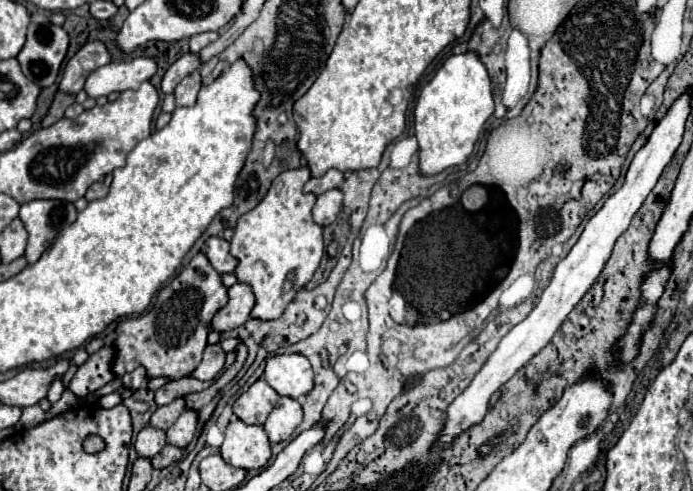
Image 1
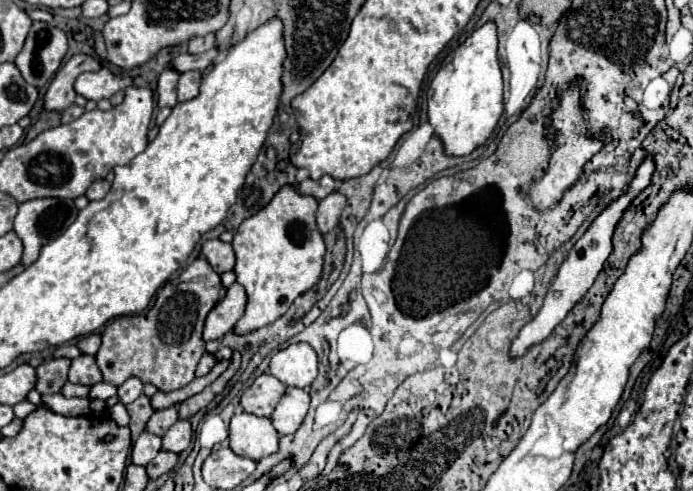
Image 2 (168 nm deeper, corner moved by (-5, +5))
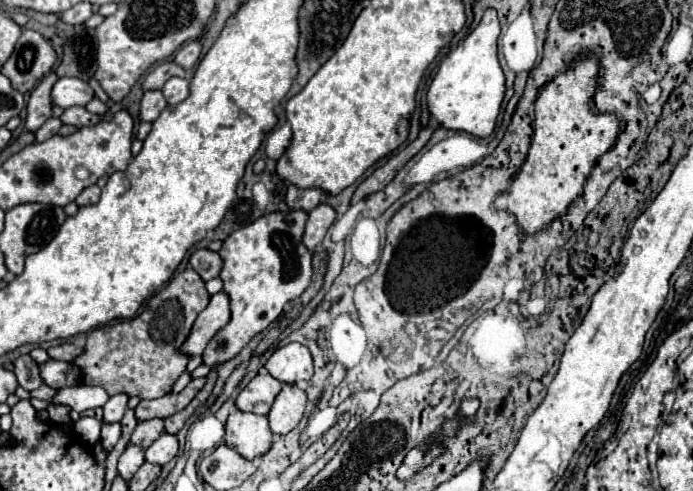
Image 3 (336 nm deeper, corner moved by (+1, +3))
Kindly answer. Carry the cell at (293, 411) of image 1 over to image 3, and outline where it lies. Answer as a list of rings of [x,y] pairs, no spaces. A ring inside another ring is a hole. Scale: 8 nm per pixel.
[[[282,384],[280,394],[276,396],[272,410],[268,414],[270,428],[274,434],[288,434],[304,416],[306,408],[306,392],[300,390],[296,384]]]

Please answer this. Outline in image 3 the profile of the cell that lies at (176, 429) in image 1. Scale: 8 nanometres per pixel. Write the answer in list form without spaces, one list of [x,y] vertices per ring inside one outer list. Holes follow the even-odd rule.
[[[164,432],[164,434],[144,452],[144,460],[150,462],[150,464],[164,466],[164,464],[168,464],[176,454],[178,454],[178,440],[176,440],[176,436]]]

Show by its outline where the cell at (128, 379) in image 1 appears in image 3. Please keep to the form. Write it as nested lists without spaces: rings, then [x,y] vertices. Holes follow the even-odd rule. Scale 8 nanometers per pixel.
[[[112,396],[106,404],[104,404],[104,420],[106,424],[112,424],[112,422],[120,422],[122,416],[124,416],[124,410],[126,410],[126,402],[128,402],[128,396]]]

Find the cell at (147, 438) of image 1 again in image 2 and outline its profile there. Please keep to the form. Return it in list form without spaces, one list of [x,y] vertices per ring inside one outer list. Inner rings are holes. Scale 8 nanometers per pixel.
[[[144,430],[132,446],[132,462],[146,466],[160,452],[160,448],[162,448],[162,438]]]

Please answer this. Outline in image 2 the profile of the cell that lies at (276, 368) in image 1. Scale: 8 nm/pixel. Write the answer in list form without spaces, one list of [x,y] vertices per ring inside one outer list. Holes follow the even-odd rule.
[[[306,342],[290,344],[270,358],[270,374],[286,386],[306,388],[318,376],[318,358]]]

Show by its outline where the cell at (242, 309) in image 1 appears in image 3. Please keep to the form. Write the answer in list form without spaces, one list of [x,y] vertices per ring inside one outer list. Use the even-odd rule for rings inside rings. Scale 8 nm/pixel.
[[[218,292],[210,298],[208,306],[198,314],[190,336],[180,346],[182,354],[188,356],[200,356],[206,348],[206,344],[212,340],[212,336],[224,328],[230,322],[230,308],[228,308],[228,296],[224,292]]]

